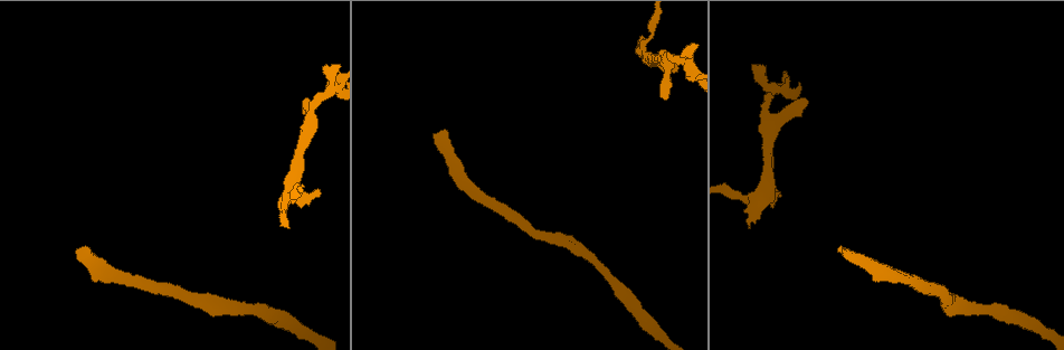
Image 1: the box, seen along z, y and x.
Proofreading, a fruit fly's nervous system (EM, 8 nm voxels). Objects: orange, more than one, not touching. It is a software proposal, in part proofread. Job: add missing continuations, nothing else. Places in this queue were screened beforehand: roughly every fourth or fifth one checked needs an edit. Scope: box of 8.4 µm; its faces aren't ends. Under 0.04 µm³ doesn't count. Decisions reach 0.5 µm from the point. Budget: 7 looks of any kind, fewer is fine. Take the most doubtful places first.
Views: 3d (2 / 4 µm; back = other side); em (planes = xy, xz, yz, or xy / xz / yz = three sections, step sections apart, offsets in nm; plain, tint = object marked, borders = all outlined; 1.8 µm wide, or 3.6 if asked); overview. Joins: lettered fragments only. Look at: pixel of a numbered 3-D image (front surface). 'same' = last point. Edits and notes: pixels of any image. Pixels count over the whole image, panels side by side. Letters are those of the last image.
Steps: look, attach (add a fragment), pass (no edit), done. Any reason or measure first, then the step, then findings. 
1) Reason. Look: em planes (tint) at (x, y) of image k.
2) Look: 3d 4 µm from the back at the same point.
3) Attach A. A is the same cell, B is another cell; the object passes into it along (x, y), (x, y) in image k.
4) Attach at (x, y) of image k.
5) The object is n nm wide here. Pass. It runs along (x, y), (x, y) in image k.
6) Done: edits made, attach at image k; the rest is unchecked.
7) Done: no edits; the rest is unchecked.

Free end. Look: 3d 2 µm at (80, 248) of image 1.

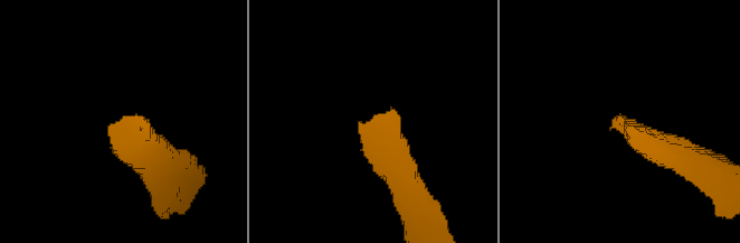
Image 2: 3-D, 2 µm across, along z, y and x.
Need the tissue. Look: em planes (plain) at (623, 115) of image 2.

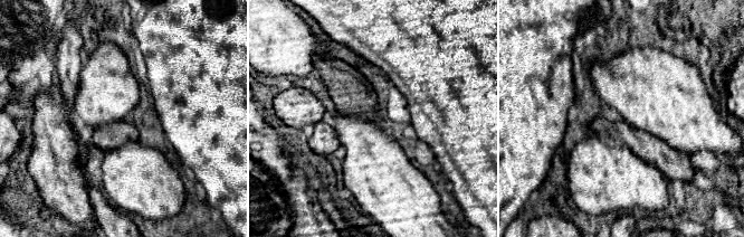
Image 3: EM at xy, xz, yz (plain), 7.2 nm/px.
Look: em planes (borders) at the same point.

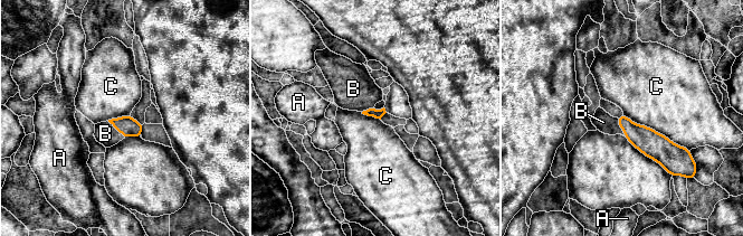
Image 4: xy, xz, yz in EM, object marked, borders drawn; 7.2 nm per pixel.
The longest contact is with C, 550 nm. Attach B. B is the same cell, A and C are other cells; the neuron continues.

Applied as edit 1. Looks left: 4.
Redraw. Look: overview.

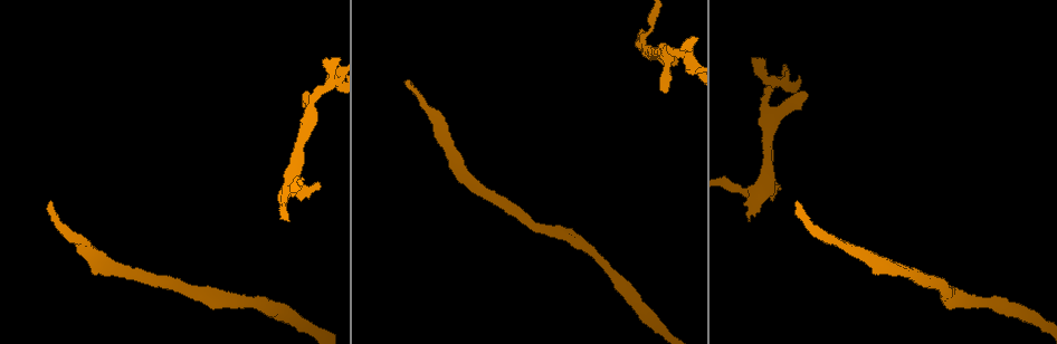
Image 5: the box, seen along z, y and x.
An open end. Look: em xy step 8 (tint) at (747, 219) of image 5.

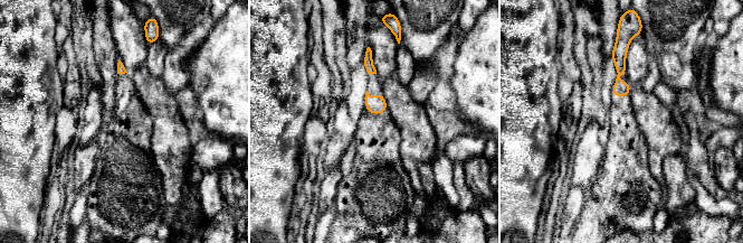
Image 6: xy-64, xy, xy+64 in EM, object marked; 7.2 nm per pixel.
Cut it another way. Look: em planes (borders) at the same point.

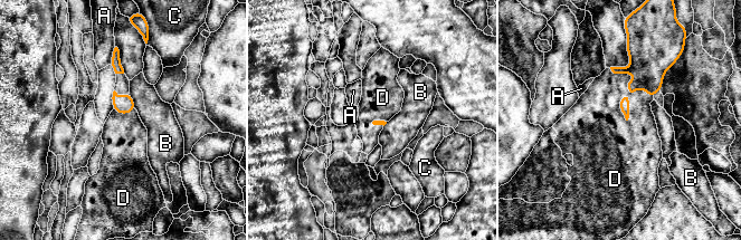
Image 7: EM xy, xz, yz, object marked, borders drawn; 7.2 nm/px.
The longest contact is with D, 400 nm. Attach D. D is the same cell, A, B and C are other cells; the object passes into it along (649, 59), (625, 84), (599, 107) in image 7; the neuron continues.

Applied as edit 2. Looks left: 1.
Branch stops here. Look: em planes (borders) at (305, 92) of image 5.

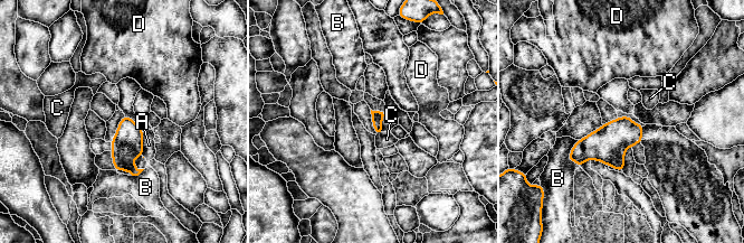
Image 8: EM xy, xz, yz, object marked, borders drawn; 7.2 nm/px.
Pass. A, B, C and D are other cells; a border runs along (384, 132), (375, 136) in image 8; none of them fits.

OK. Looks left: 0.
Done: edits made, attach at image 4, attach at image 7; the rest is unchecked.

